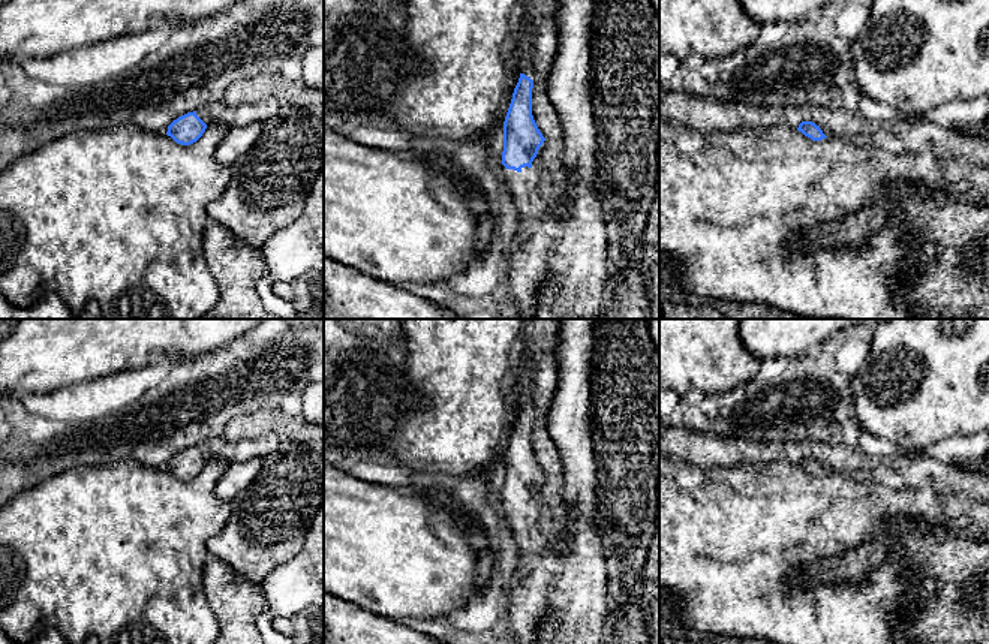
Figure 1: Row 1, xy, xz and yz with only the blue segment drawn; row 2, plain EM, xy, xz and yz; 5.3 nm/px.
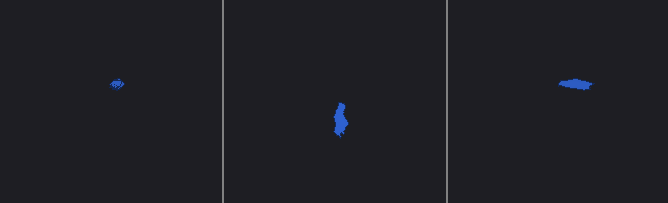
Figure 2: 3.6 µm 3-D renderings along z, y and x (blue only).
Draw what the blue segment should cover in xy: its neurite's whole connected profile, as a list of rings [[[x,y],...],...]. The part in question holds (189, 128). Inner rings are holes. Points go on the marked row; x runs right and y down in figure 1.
[[[201,108],[187,112],[168,126],[166,135],[177,144],[190,145],[202,136],[207,126],[214,121],[216,115],[213,108]]]

